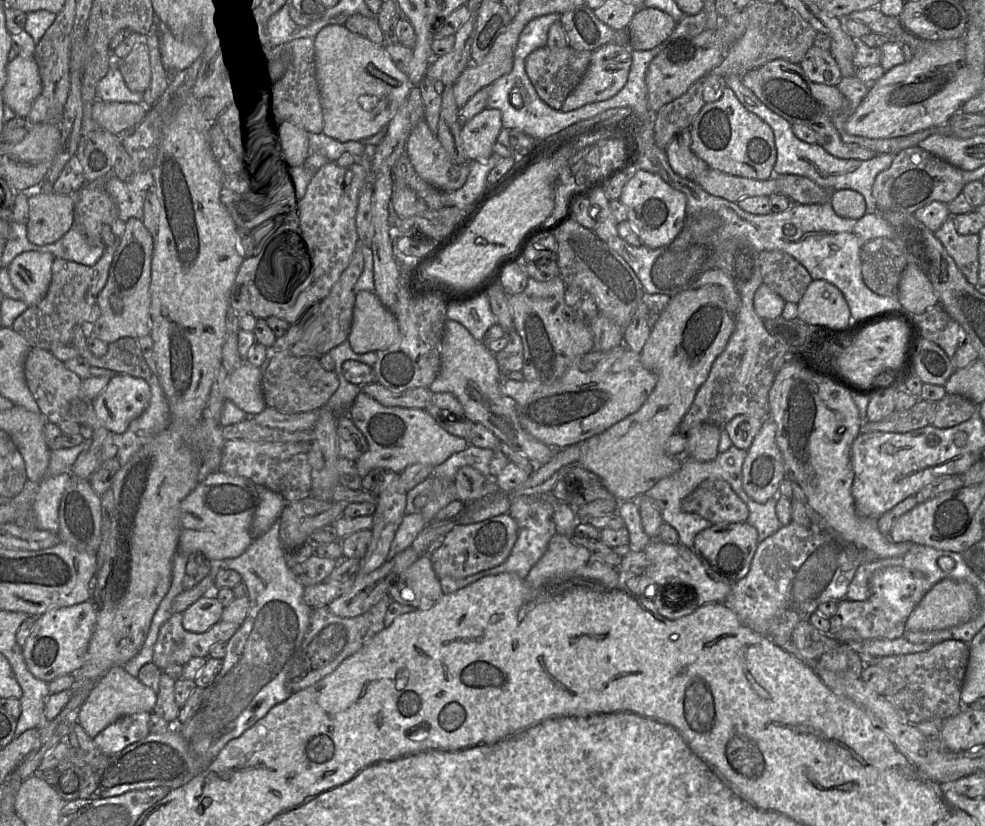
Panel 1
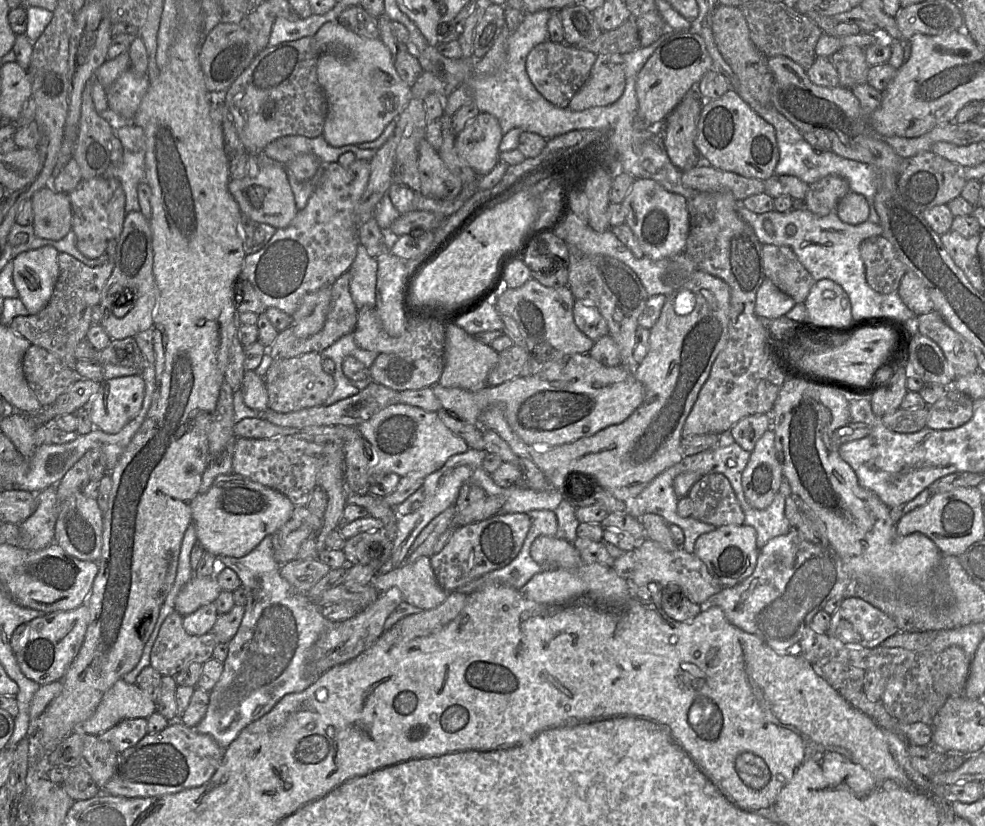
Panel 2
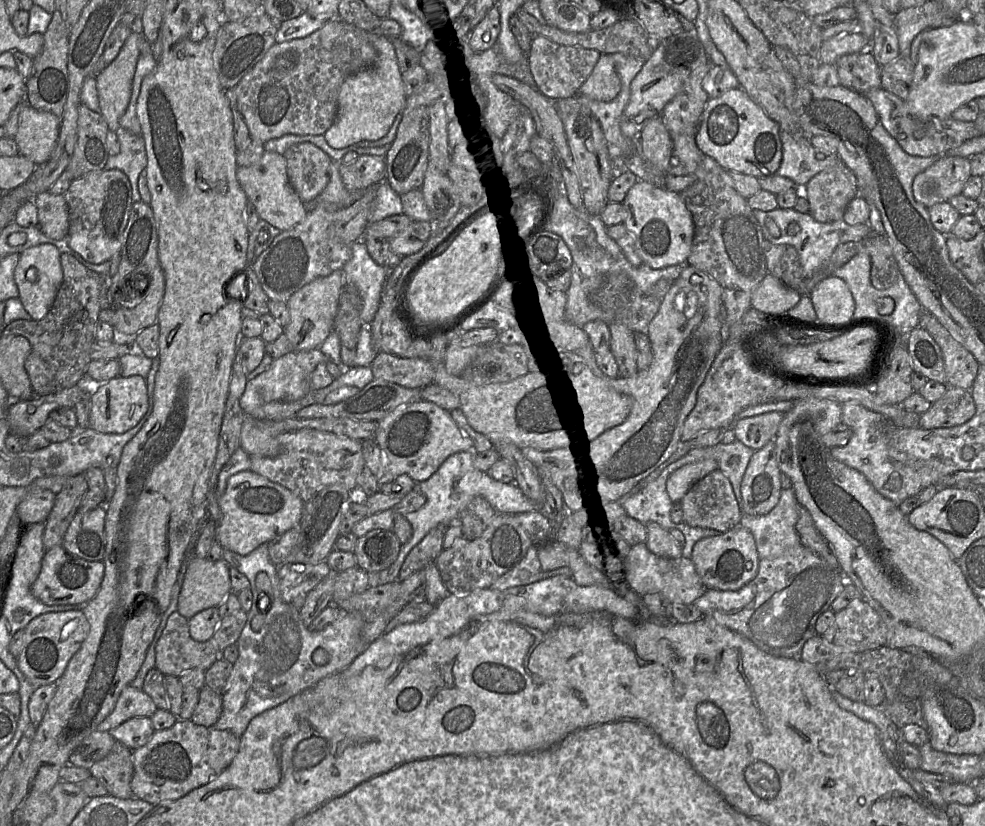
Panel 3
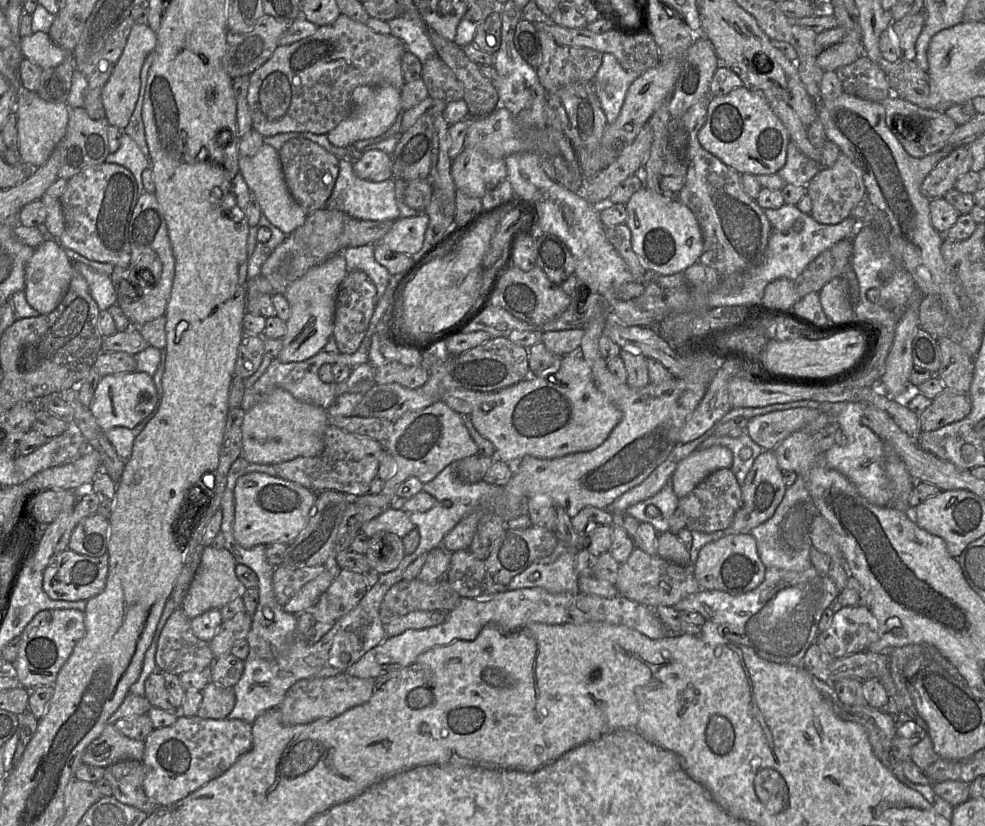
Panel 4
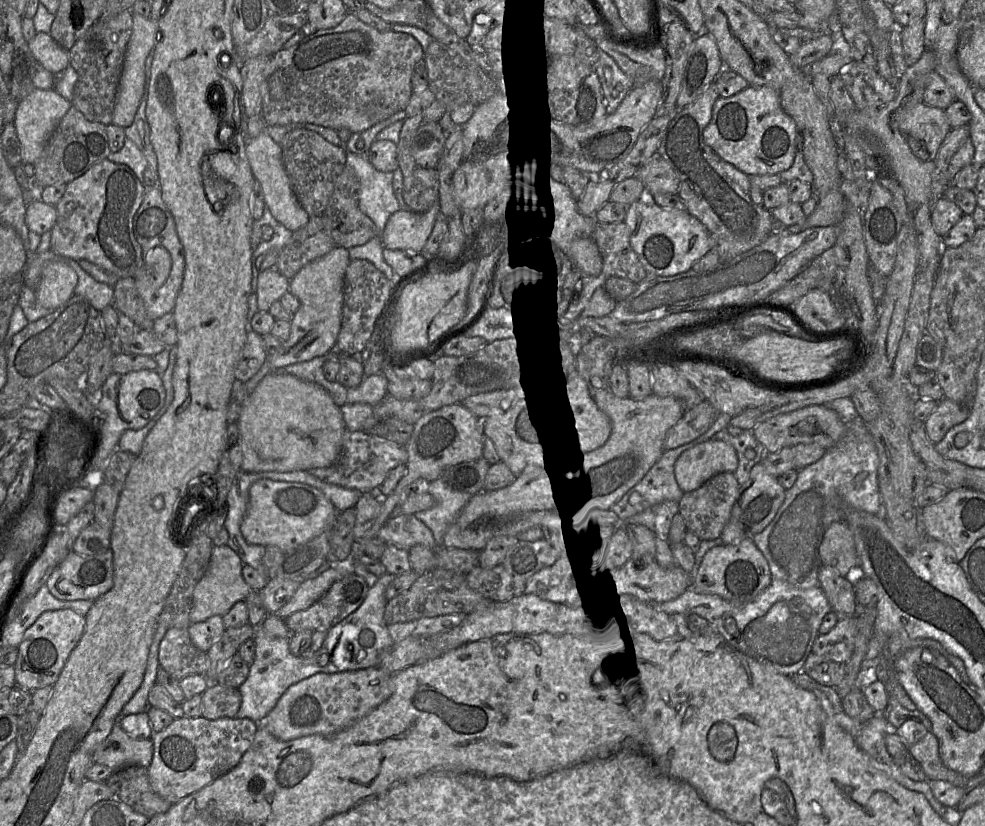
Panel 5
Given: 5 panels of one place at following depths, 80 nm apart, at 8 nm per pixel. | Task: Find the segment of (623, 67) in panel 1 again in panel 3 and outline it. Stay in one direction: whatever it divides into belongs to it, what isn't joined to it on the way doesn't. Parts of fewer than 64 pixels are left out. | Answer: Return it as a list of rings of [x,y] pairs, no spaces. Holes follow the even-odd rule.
[[[601,54],[578,95],[602,102],[613,101],[621,91],[621,81],[610,54]]]

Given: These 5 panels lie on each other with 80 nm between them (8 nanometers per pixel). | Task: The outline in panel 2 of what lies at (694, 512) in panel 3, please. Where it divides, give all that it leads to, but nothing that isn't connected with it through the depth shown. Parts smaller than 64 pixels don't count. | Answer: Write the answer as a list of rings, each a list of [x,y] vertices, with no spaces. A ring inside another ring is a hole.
[[[721,473],[702,476],[690,489],[692,517],[715,527],[744,524],[745,515],[729,479]]]

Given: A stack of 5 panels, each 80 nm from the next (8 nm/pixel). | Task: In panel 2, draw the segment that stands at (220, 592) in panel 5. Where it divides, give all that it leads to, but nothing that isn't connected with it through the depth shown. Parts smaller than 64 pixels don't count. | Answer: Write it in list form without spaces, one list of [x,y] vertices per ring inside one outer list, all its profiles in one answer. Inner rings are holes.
[[[215,575],[192,576],[176,598],[175,611],[182,616],[189,615],[201,606],[215,602],[221,591]]]

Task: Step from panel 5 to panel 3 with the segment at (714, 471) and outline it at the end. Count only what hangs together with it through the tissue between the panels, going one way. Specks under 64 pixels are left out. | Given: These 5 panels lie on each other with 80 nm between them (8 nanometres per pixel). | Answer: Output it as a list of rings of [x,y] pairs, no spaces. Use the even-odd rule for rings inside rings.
[[[706,459],[686,464],[672,473],[667,483],[667,491],[673,502],[680,502],[690,488],[700,479],[718,469],[714,459]]]

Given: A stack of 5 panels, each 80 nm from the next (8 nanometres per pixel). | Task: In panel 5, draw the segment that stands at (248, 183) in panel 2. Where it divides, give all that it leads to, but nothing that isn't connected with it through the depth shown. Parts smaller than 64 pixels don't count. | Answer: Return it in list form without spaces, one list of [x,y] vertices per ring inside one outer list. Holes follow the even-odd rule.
[[[265,125],[262,132],[254,139],[251,139],[246,147],[245,153],[251,167],[252,174],[261,186],[263,201],[276,221],[286,229],[295,232],[307,225],[310,216],[297,200],[285,170],[282,147],[273,141]]]

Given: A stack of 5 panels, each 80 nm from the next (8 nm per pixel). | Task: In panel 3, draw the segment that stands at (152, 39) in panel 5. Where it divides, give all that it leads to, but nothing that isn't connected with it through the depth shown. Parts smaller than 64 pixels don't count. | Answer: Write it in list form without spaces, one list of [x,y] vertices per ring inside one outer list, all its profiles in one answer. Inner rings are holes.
[[[132,32],[115,60],[96,76],[100,113],[111,131],[121,127],[120,119],[131,99],[142,38]]]

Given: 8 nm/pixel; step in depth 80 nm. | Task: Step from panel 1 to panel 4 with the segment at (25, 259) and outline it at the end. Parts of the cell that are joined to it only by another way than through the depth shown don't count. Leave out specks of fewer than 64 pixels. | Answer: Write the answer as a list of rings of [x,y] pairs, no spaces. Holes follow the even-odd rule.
[[[46,240],[35,248],[25,267],[25,296],[27,302],[39,312],[48,314],[62,301],[69,287],[74,265],[58,241]]]

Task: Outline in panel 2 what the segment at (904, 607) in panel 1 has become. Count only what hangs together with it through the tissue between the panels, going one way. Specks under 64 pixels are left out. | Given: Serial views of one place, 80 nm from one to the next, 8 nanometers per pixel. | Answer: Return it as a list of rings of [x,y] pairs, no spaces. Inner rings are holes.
[[[850,596],[832,614],[826,634],[842,643],[871,649],[899,631],[890,616],[865,600]]]

